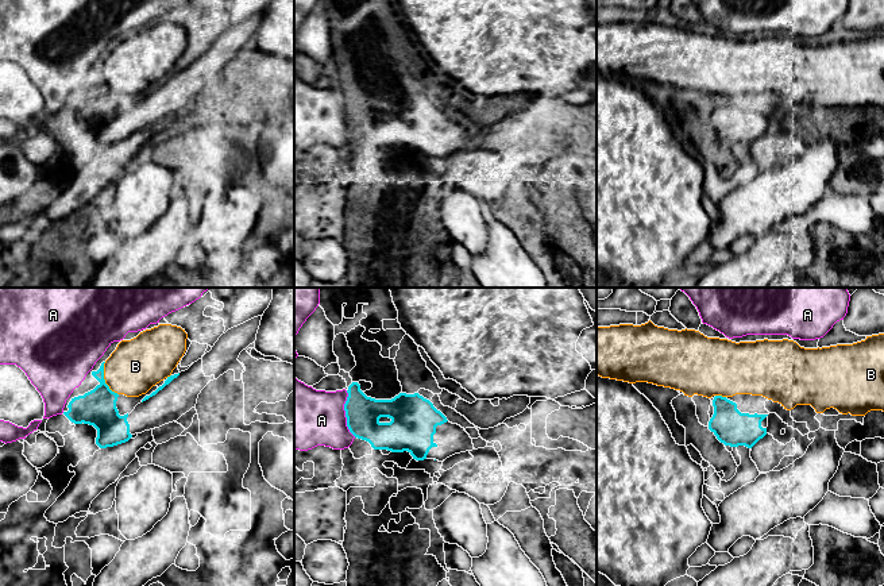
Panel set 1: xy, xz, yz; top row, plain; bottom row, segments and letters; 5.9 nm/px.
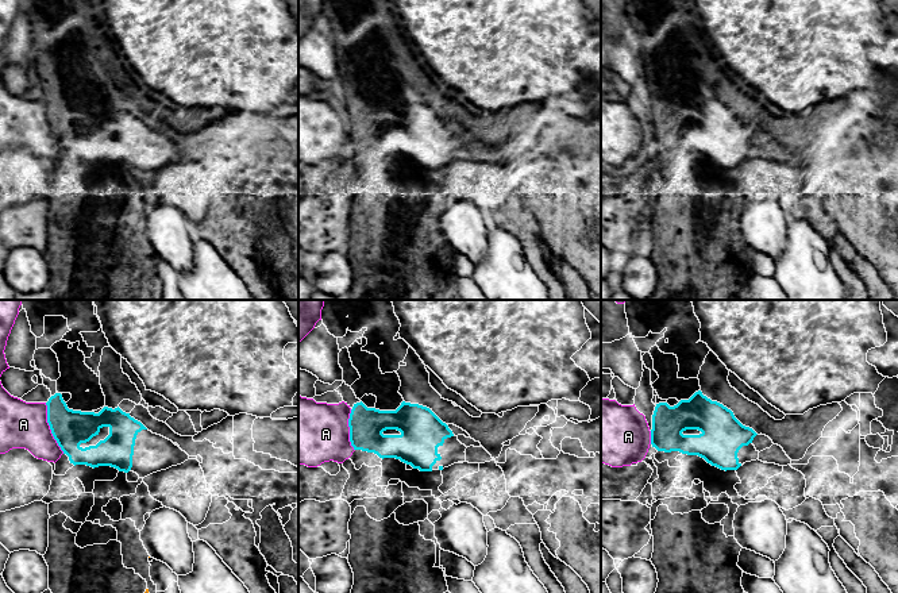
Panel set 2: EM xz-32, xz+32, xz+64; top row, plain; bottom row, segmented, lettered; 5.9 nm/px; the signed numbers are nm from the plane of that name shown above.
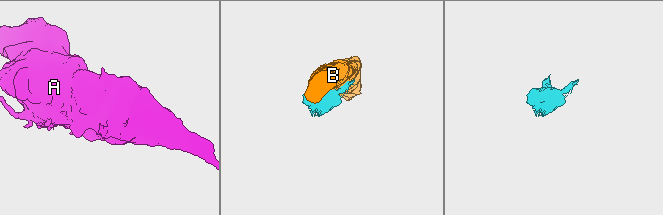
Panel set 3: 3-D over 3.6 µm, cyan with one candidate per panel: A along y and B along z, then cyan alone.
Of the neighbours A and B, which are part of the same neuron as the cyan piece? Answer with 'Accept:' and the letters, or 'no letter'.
Accept: no letter

